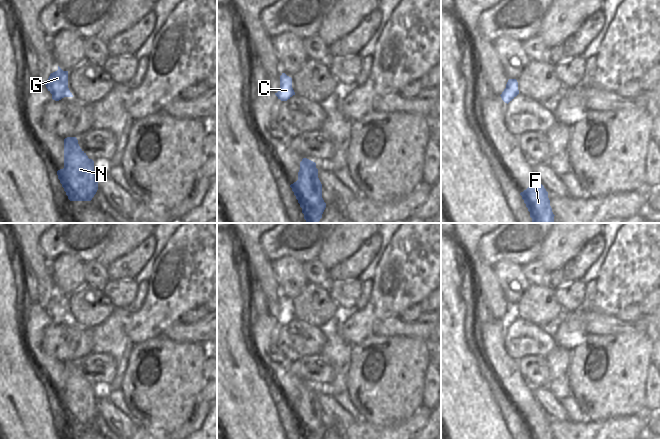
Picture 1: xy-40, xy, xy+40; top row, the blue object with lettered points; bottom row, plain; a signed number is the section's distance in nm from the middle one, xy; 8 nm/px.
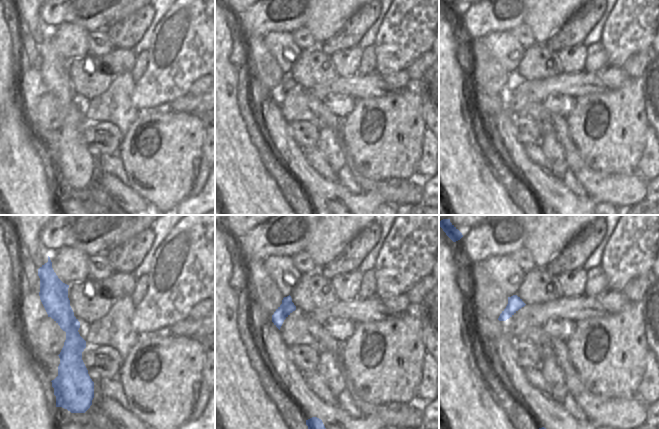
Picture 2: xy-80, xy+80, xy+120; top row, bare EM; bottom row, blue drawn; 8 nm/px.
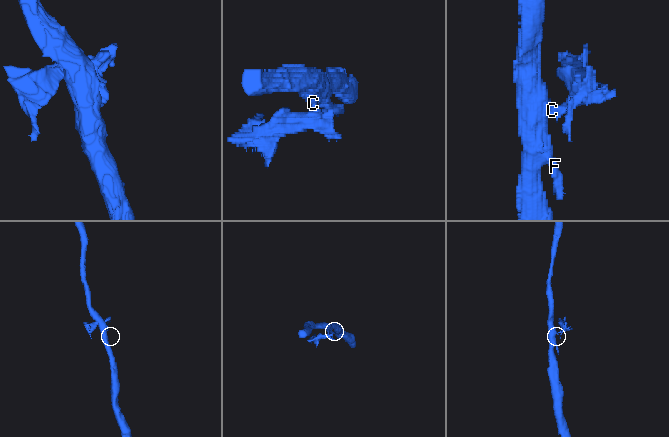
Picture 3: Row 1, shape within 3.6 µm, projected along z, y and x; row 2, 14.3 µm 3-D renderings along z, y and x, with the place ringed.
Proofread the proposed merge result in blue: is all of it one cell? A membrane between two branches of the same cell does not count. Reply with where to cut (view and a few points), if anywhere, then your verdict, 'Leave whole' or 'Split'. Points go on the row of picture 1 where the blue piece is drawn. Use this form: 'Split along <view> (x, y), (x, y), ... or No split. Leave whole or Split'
Split along xy (282, 74), (287, 79), (290, 77). Split

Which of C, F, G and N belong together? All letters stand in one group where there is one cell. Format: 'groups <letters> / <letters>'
groups C / F G N

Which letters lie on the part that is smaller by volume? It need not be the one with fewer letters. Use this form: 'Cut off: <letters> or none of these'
Cut off: C

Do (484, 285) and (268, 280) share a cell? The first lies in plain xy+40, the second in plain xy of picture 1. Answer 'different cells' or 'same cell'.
same cell

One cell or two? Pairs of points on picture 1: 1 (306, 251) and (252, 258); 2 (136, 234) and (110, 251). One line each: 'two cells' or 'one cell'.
1: two cells
2: one cell

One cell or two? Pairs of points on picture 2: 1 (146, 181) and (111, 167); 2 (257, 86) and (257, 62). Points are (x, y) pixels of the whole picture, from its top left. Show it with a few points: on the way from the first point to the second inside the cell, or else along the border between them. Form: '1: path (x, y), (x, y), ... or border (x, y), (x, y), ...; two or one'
1: border (118, 156), (122, 162), (129, 186); two
2: border (248, 76), (254, 76), (271, 91); two

